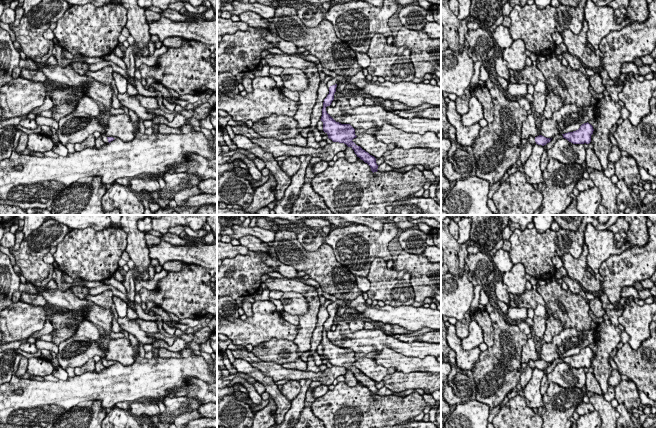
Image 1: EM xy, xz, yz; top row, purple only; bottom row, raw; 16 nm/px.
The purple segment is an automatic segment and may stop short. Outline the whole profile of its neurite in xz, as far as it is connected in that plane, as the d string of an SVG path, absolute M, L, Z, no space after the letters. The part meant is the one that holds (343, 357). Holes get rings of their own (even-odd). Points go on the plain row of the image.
M337 299L332 302L327 307L329 312L329 318L324 323L321 345L323 346L323 355L328 359L328 362L333 366L344 367L348 371L351 371L357 381L367 387L371 395L377 396L378 388L376 387L376 382L370 379L368 376L363 374L360 370L357 370L352 364L356 362L355 353L350 348L341 348L336 346L326 335L326 331L330 330L334 324L334 318L336 316L336 311L339 306L345 306L347 300Z

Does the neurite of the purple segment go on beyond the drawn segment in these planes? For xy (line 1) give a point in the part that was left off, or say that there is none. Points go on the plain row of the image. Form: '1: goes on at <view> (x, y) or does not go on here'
1: goes on at xy (104, 361)

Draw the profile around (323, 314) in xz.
M326 299L323 304L321 304L318 316L317 316L317 324L316 328L312 334L311 338L311 348L310 348L310 355L307 361L307 370L312 372L319 372L319 366L317 366L314 362L314 353L317 352L317 347L320 345L322 340L322 332L324 323L329 318L329 312L327 311L327 307L332 303L331 300Z

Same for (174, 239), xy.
M171 233L162 234L162 236L159 238L160 238L160 240L164 240L173 245L186 245L189 243L188 240L186 240L184 238L180 238L178 235L171 234Z

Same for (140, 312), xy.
M135 303L135 307L136 307L135 311L136 311L139 319L156 322L157 317L154 315L151 316L151 315L146 314L144 312L144 310L142 309L141 304Z

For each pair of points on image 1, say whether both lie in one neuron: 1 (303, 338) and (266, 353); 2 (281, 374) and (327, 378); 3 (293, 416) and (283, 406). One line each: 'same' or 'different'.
1: different
2: same
3: different

